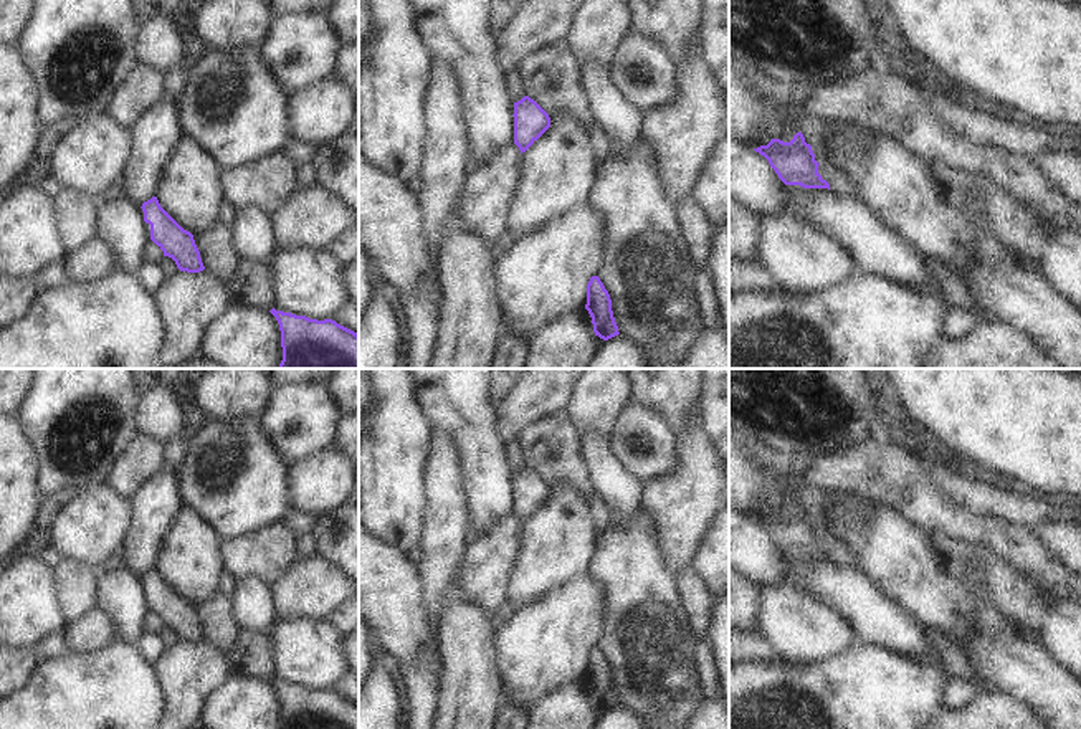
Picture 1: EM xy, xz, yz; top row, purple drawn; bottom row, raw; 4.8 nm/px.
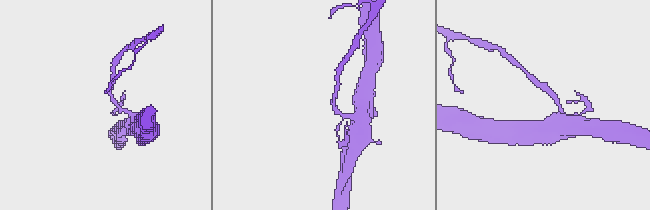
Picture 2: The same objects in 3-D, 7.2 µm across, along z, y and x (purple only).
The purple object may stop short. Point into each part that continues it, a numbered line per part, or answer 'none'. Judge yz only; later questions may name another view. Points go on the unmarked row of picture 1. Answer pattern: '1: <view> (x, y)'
none

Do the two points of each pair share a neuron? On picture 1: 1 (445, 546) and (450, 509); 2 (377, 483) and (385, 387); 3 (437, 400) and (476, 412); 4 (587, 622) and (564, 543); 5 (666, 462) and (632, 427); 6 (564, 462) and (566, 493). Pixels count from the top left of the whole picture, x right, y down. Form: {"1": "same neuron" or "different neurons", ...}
{"1": "same neuron", "2": "same neuron", "3": "same neuron", "4": "different neurons", "5": "same neuron", "6": "different neurons"}

